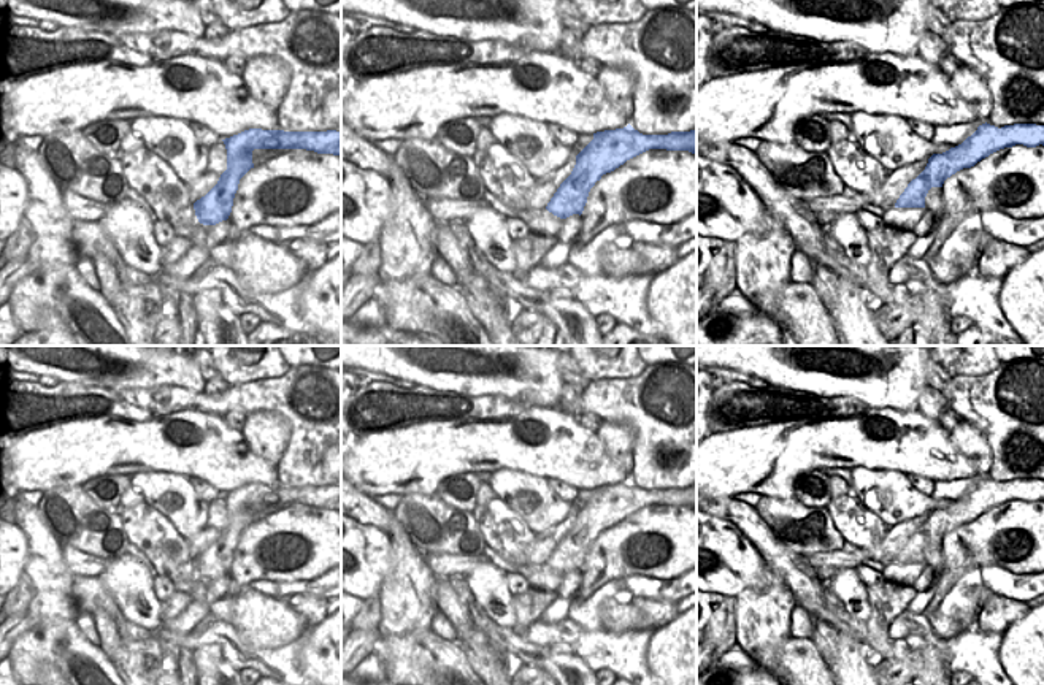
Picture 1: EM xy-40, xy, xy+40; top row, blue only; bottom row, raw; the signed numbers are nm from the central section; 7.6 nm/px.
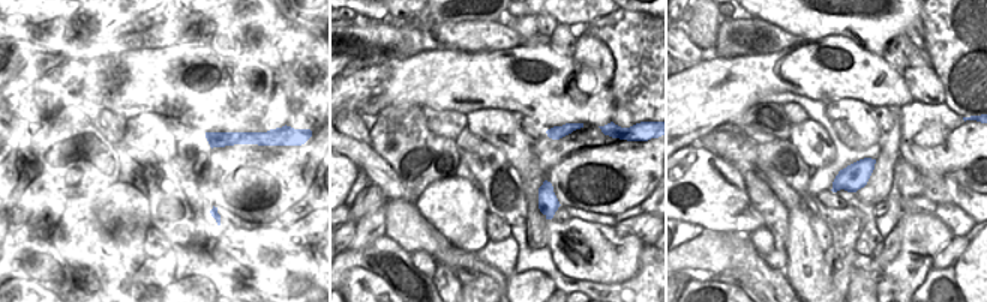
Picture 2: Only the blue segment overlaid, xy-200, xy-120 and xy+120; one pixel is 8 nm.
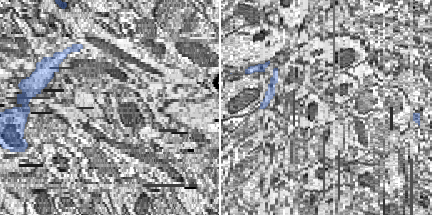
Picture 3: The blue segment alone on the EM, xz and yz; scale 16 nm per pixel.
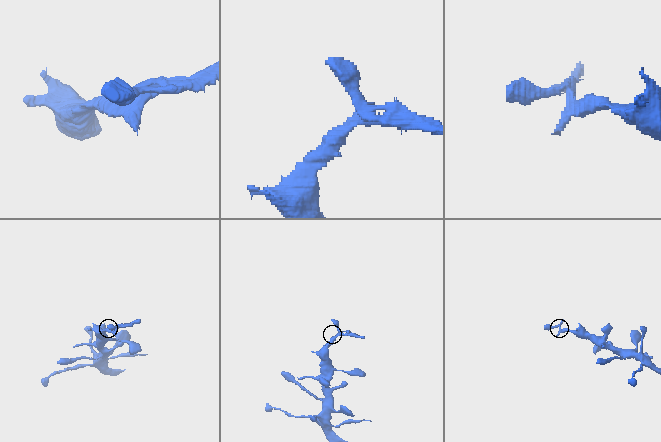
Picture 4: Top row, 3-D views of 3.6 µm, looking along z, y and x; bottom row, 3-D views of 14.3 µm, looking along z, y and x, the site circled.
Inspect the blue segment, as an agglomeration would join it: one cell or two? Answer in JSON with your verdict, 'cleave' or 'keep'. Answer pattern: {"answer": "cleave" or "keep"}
{"answer": "keep"}

